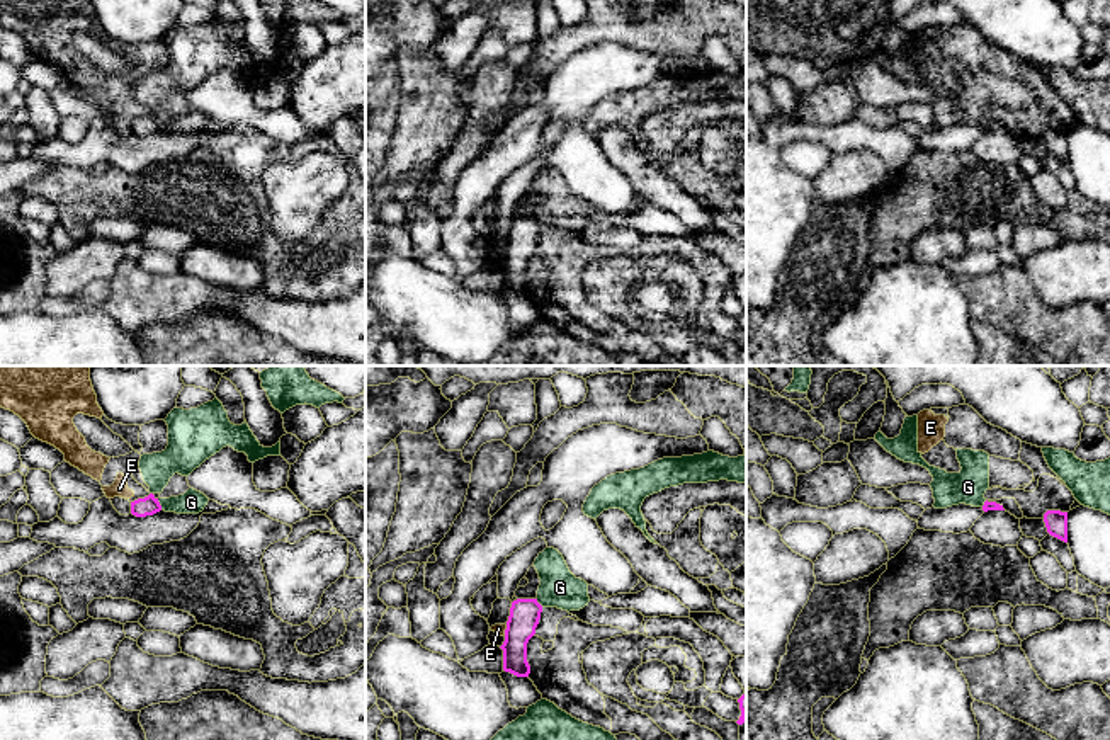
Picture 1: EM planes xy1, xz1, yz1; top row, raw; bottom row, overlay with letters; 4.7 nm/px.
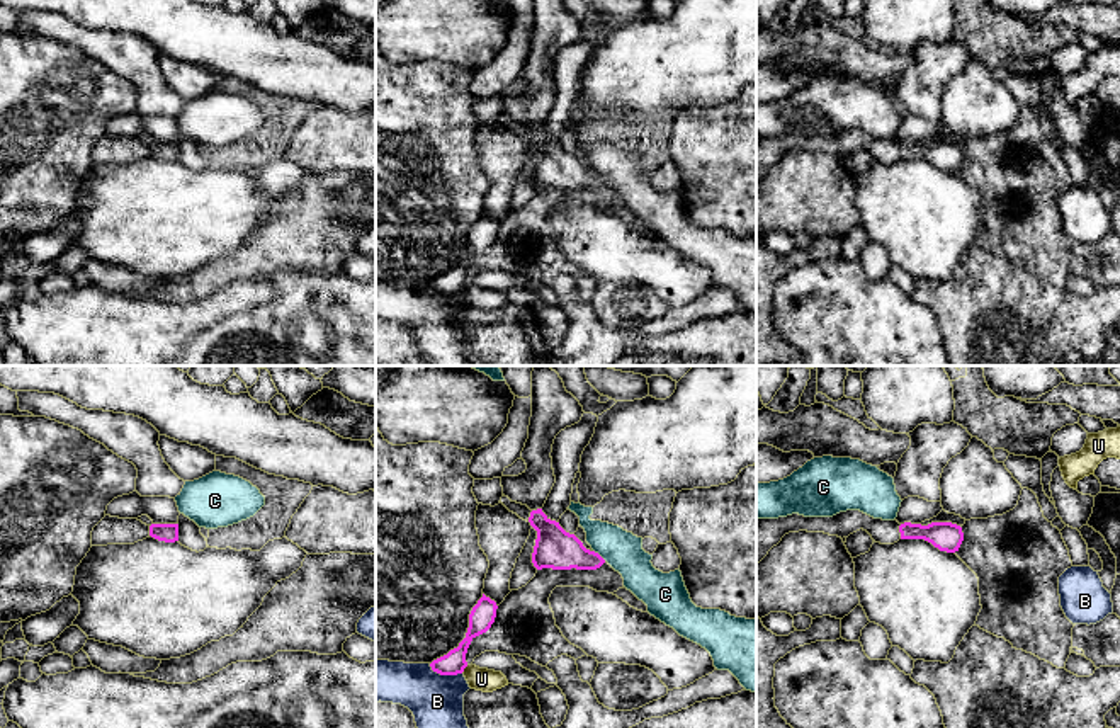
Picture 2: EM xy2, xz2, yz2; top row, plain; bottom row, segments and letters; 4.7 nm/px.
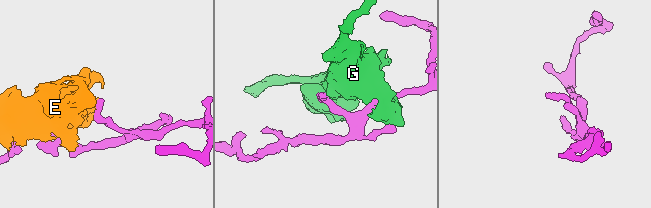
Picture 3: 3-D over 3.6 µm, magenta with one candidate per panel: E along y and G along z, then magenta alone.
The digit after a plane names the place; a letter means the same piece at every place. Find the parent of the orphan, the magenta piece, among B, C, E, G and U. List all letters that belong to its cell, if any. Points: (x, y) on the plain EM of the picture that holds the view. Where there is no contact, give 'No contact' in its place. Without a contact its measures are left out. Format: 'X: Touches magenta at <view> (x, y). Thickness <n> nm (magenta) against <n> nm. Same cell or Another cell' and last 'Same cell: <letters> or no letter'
B: Touches magenta at xz2 (444, 293). Thickness 110 nm (magenta) against 260 nm. Another cell
C: Touches magenta at xz2 (599, 174). Thickness 190 nm (magenta) against 180 nm. Another cell
E: Touches magenta at xz1 (505, 249). Thickness 140 nm (magenta) against 50 nm. Another cell
G: Touches magenta at xy1 (158, 123). Thickness 90 nm (magenta) against 110 nm. Another cell
U: Touches magenta at xz2 (464, 286). Thickness 120 nm (magenta) against 110 nm. Another cell
Same cell: no letter

